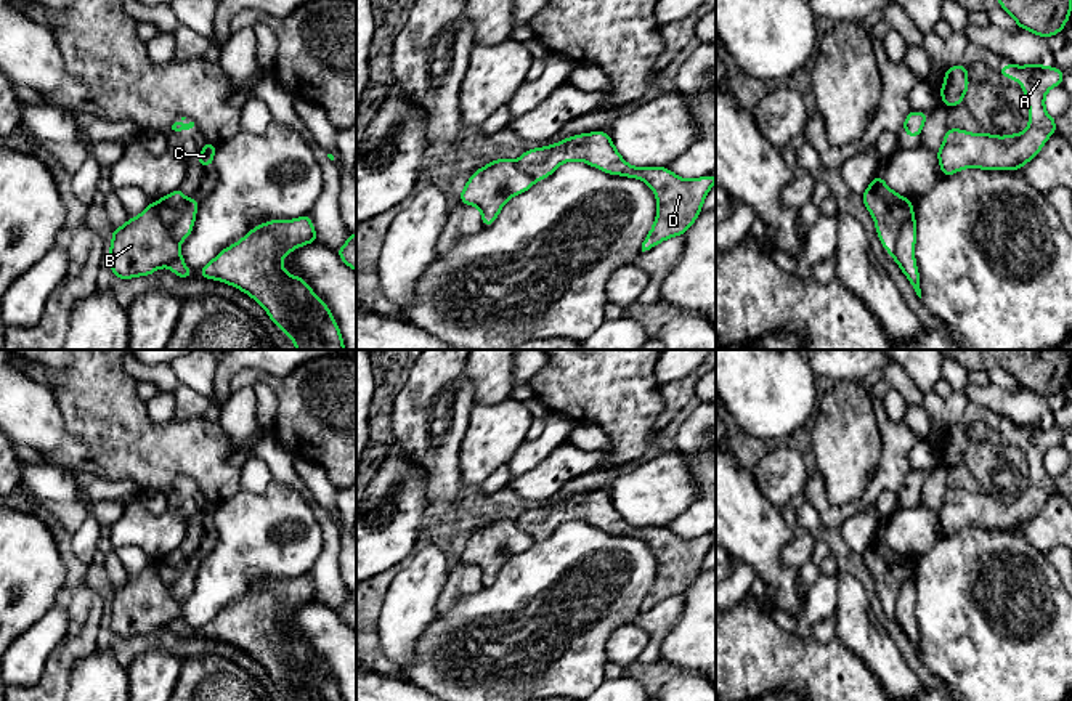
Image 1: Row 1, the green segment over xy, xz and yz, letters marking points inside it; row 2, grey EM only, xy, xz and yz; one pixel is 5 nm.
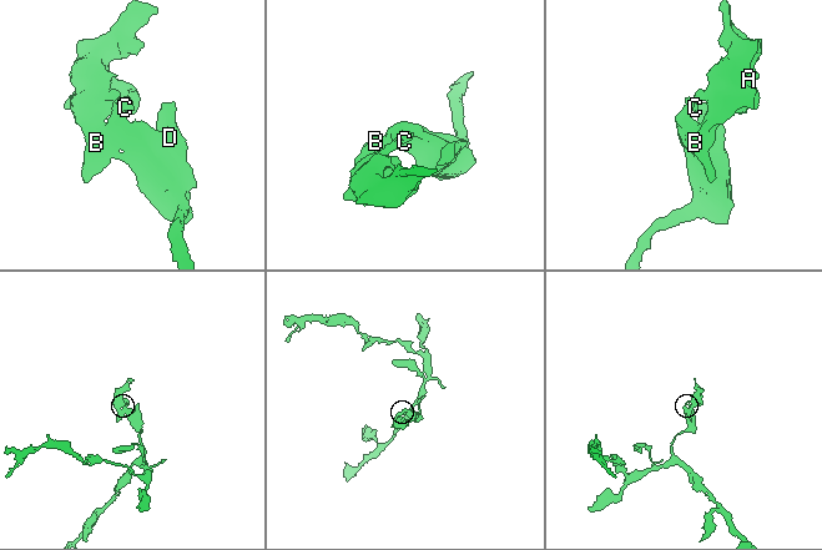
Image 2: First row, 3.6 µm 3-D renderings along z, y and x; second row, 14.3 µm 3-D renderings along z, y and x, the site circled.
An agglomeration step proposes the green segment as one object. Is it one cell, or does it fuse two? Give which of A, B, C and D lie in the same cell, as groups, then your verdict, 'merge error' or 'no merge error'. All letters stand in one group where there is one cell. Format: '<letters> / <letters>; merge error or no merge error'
A B C D; no merge error

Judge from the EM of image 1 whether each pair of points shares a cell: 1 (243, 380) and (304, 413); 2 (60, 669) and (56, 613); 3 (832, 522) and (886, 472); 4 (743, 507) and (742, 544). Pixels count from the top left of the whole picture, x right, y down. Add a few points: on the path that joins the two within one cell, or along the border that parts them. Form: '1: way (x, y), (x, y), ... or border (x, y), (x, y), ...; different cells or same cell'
1: way (257, 377), (268, 379), (289, 398); same cell
2: border (64, 605), (66, 632), (48, 656), (40, 676); different cells
3: way (846, 510), (860, 504), (877, 486); same cell
4: way (743, 517), (743, 534); same cell

